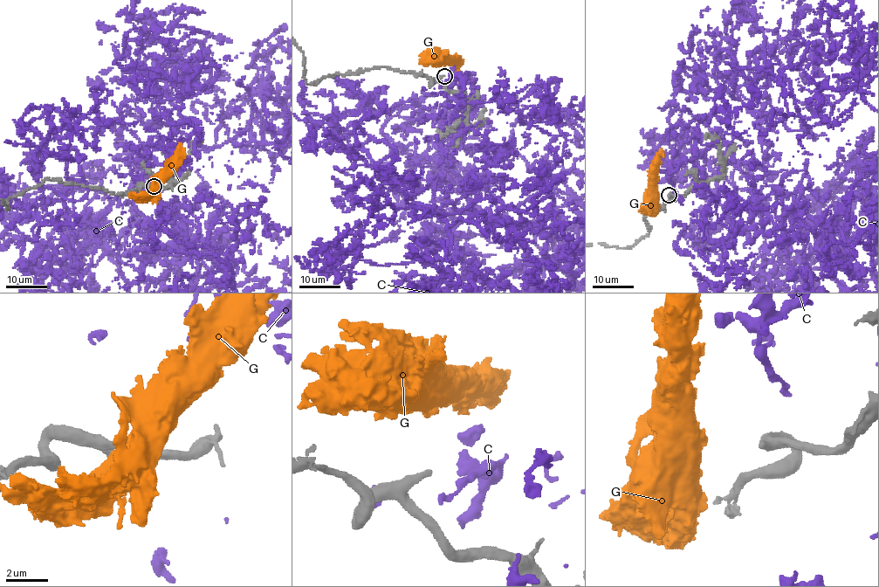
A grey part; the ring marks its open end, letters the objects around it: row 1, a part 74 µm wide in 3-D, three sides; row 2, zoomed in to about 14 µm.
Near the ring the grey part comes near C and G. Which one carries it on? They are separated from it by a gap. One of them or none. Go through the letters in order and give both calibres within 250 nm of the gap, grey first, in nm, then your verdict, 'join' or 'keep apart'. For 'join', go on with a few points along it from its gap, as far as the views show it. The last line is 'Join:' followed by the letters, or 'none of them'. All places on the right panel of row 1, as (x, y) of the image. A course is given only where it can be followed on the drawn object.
C: calibres 320 and 280 nm; keep apart
G: calibres 320 and 700 nm; keep apart
Join: none of them

